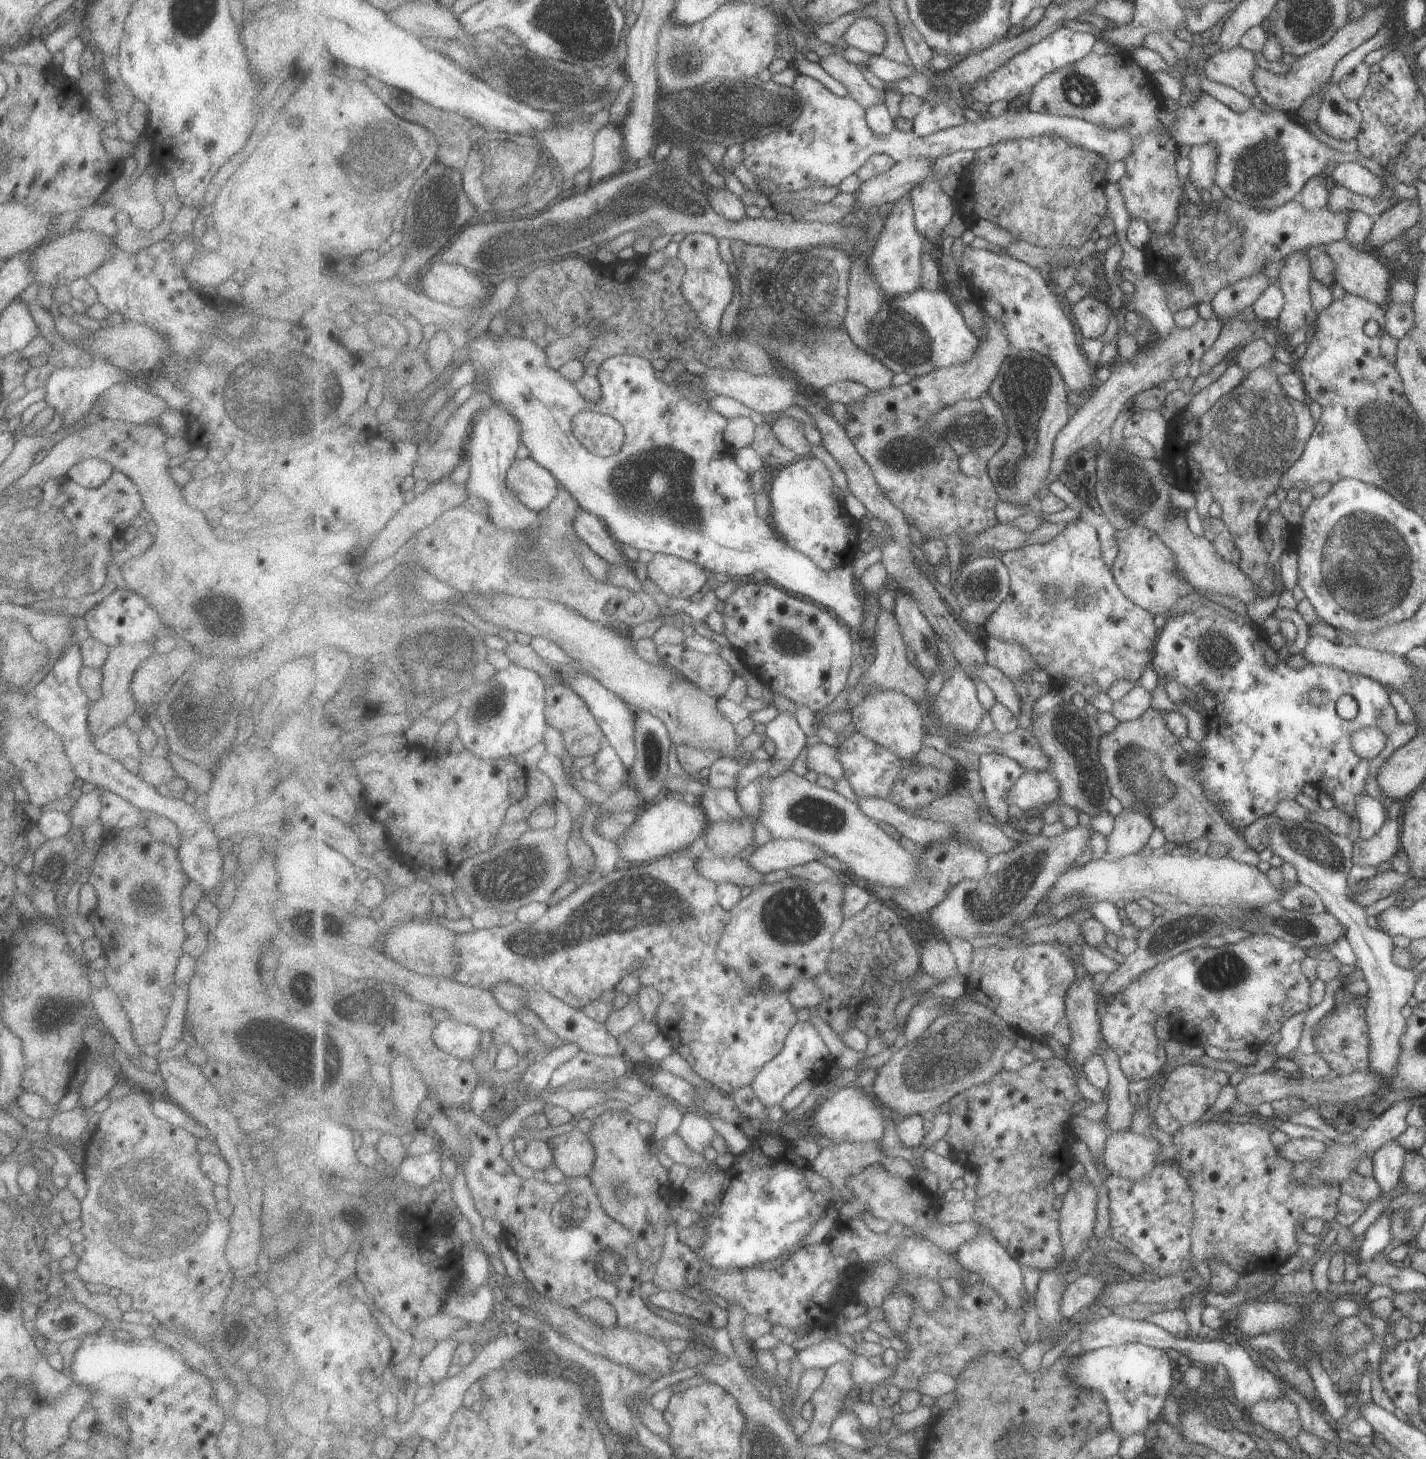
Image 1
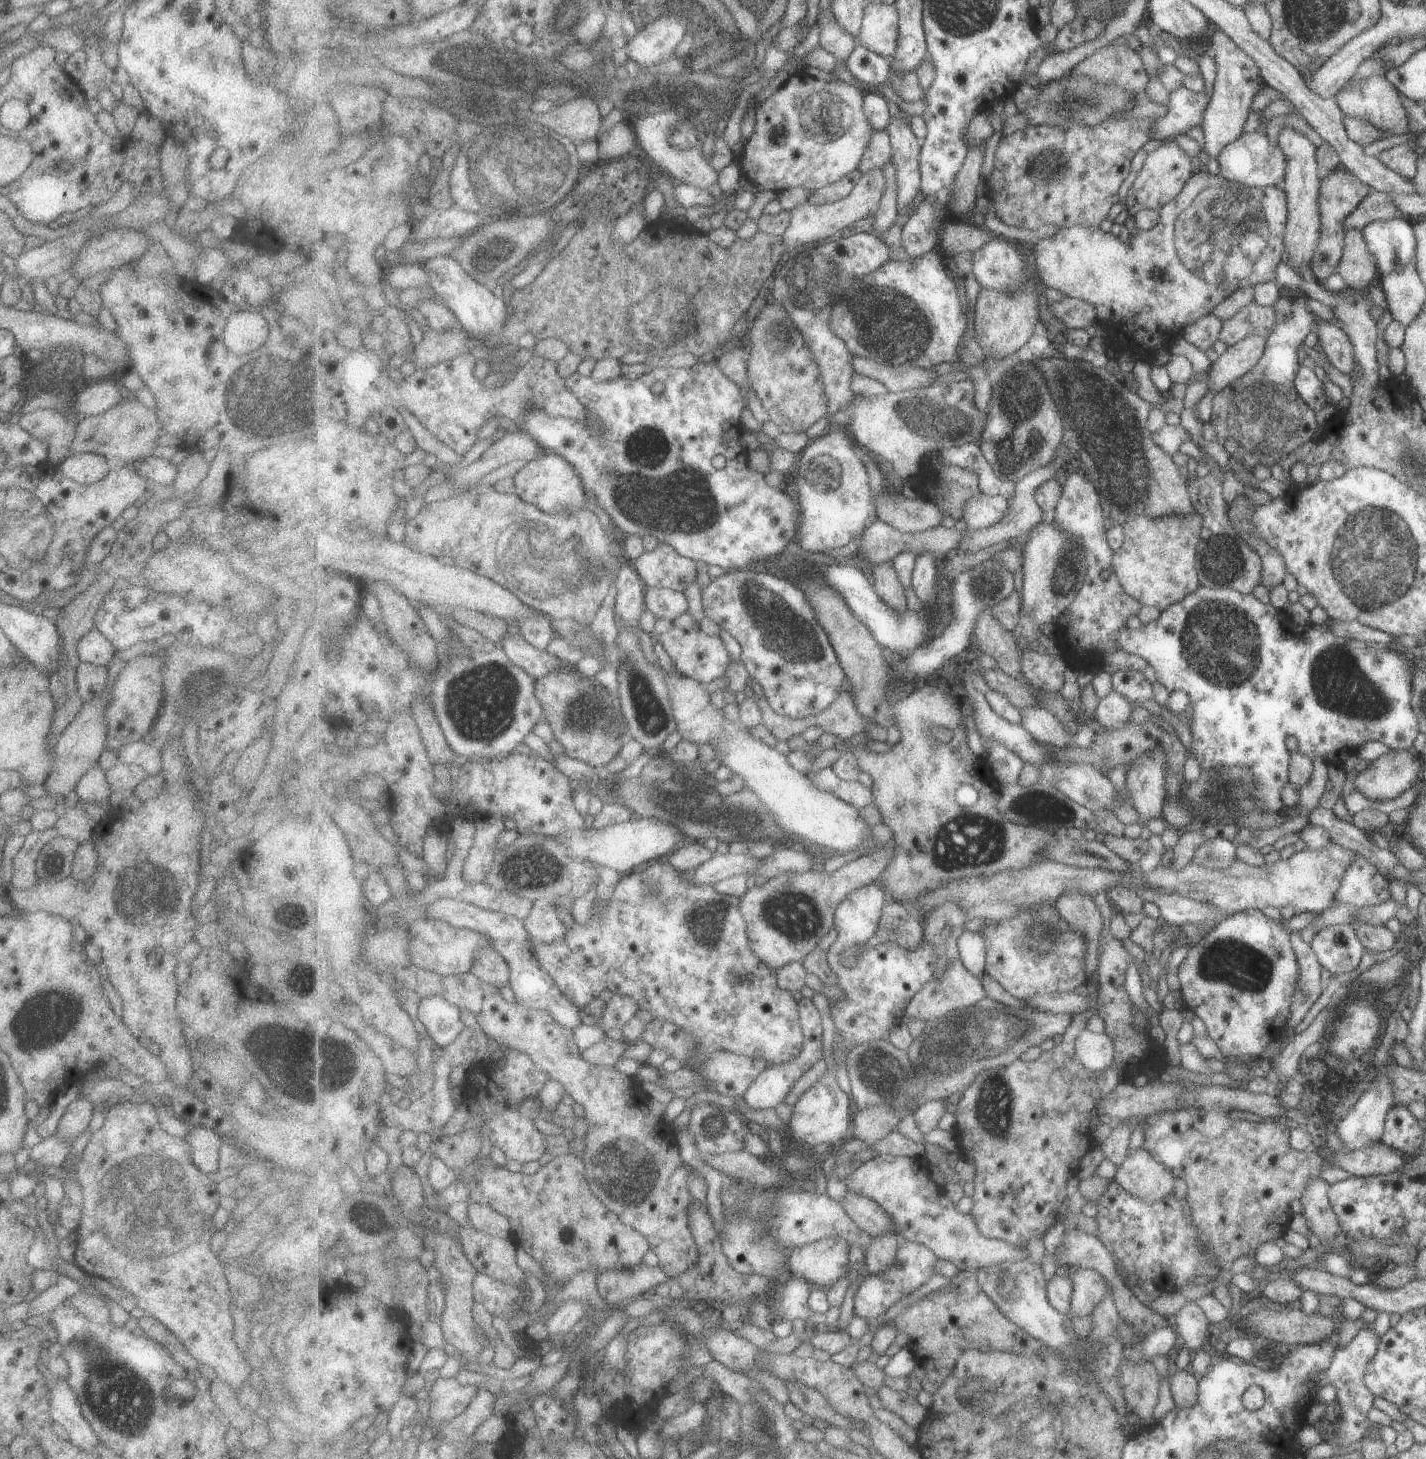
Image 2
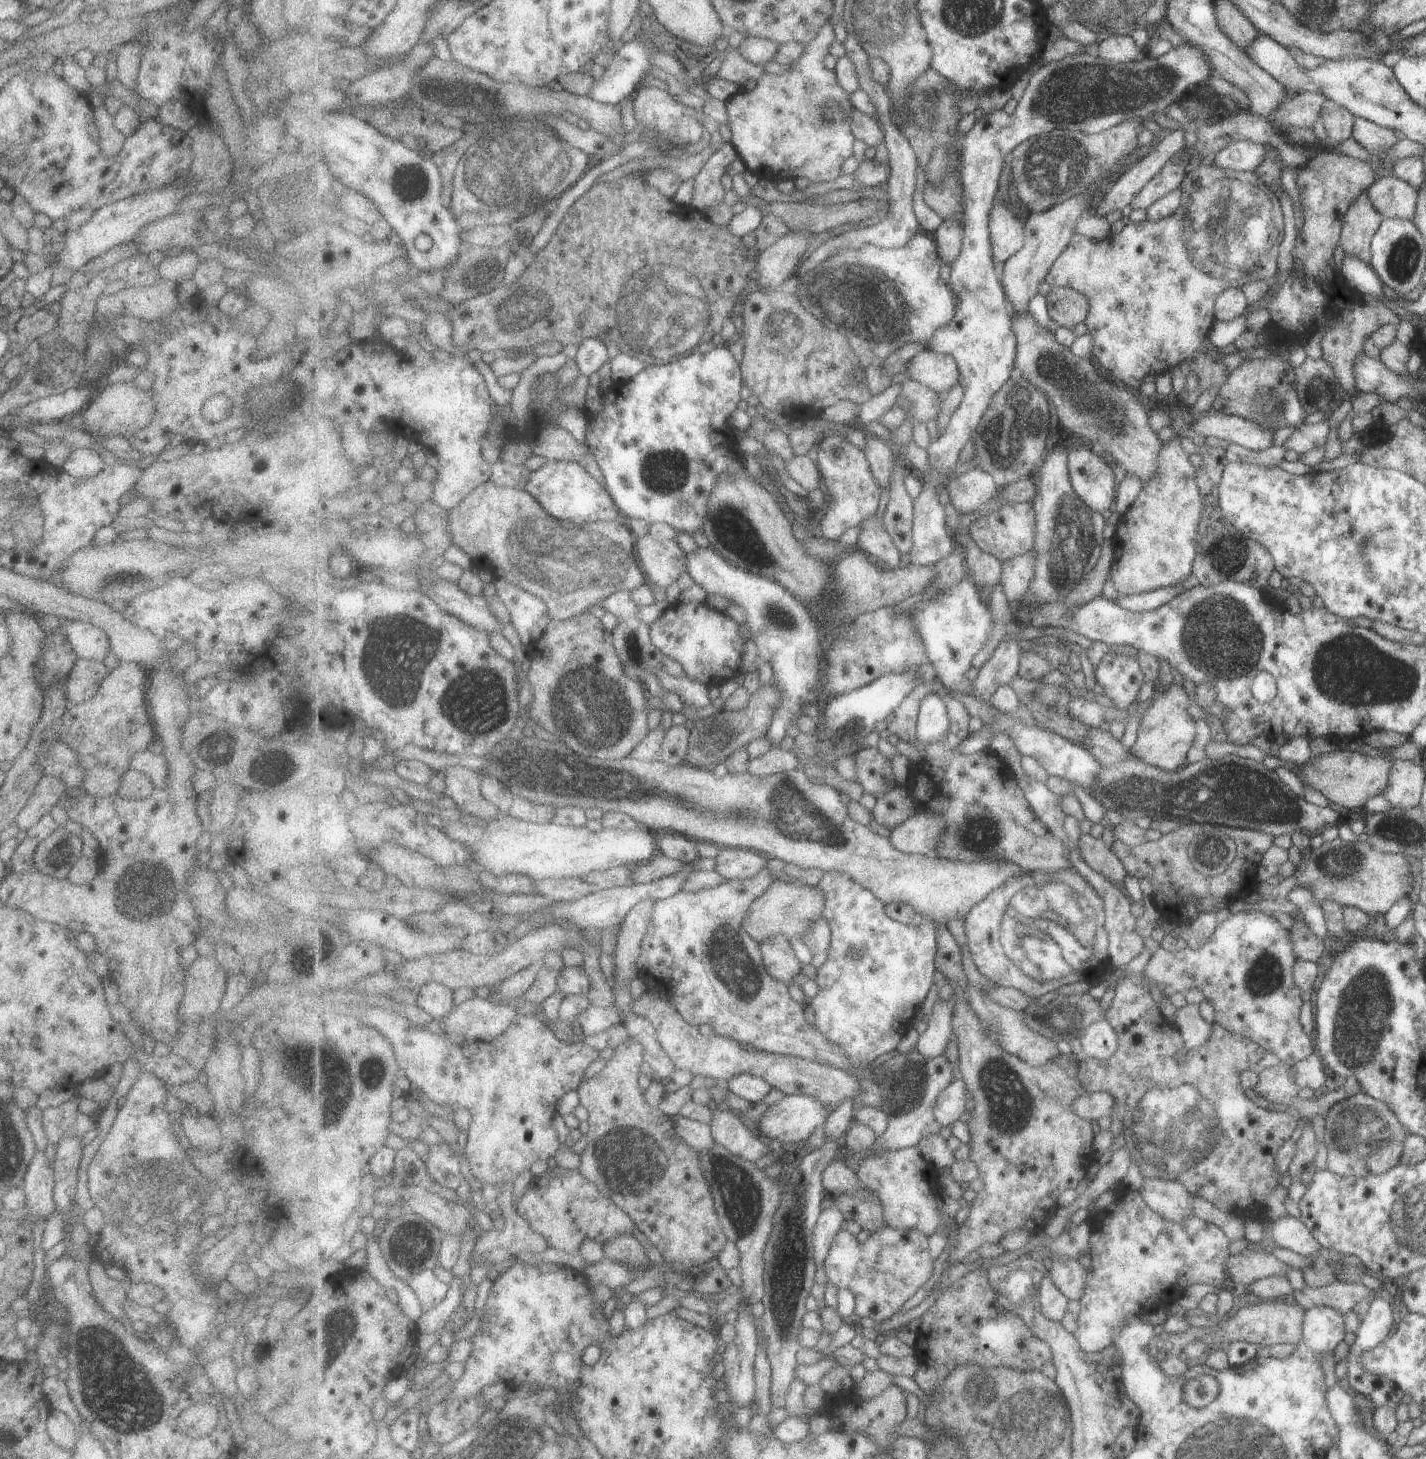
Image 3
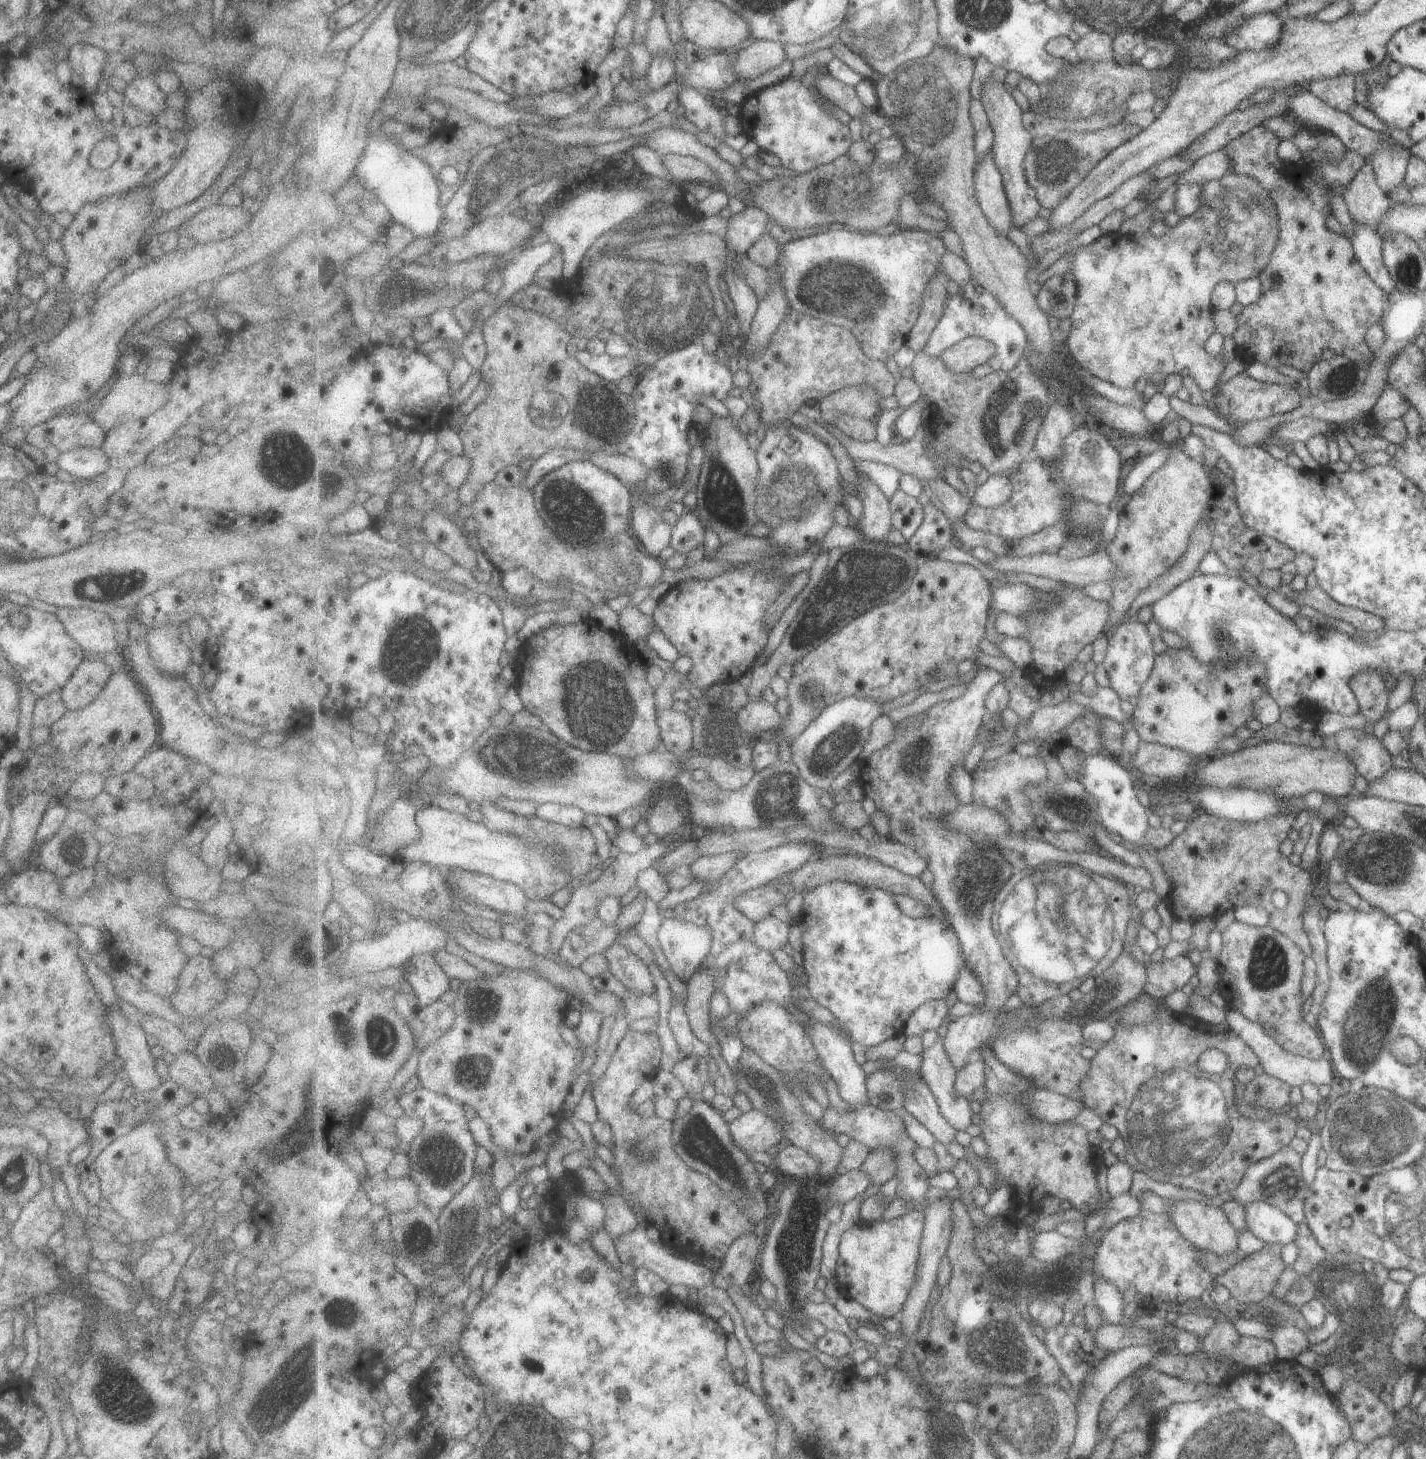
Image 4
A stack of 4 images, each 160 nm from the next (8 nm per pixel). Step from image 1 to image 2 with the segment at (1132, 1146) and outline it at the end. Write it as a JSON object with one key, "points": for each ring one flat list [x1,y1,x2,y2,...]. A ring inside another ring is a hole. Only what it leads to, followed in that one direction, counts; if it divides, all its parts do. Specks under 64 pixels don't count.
{"points":[[1142,1147,1134,1153,1127,1152,1117,1169,1114,1179,1121,1188,1128,1189,1134,1196,1160,1202,1166,1196,1174,1194,1175,1177,1172,1172,1158,1164,1156,1158,1150,1156]]}

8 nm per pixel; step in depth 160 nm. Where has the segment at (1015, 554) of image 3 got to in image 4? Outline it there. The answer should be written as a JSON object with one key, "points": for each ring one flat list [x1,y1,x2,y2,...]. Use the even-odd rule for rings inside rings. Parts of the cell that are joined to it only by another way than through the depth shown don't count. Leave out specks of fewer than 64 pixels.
{"points":[[1090,418,1078,423,1076,430,1066,440,1066,458,1060,462,1046,462,1037,456,1031,457,1022,467,1013,470,1011,480,1016,488,1014,496,998,507,974,505,966,518,967,525,974,530,998,536,1009,544,1059,524,1078,498,1088,498,1106,509,1113,508,1119,498,1118,485,1124,458,1120,458,1118,446,1108,440,1112,434],[1070,494,1076,494,1076,498,1070,500]]}

